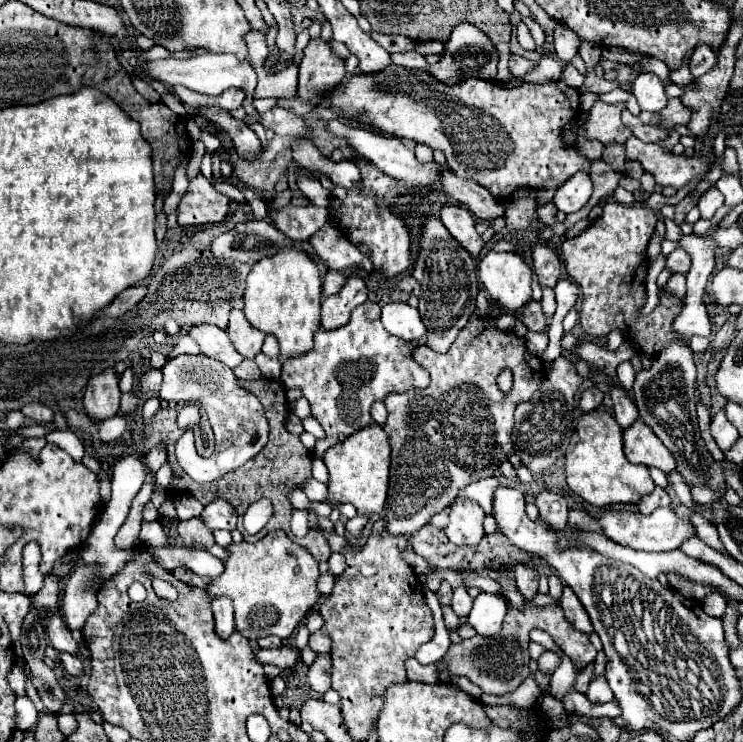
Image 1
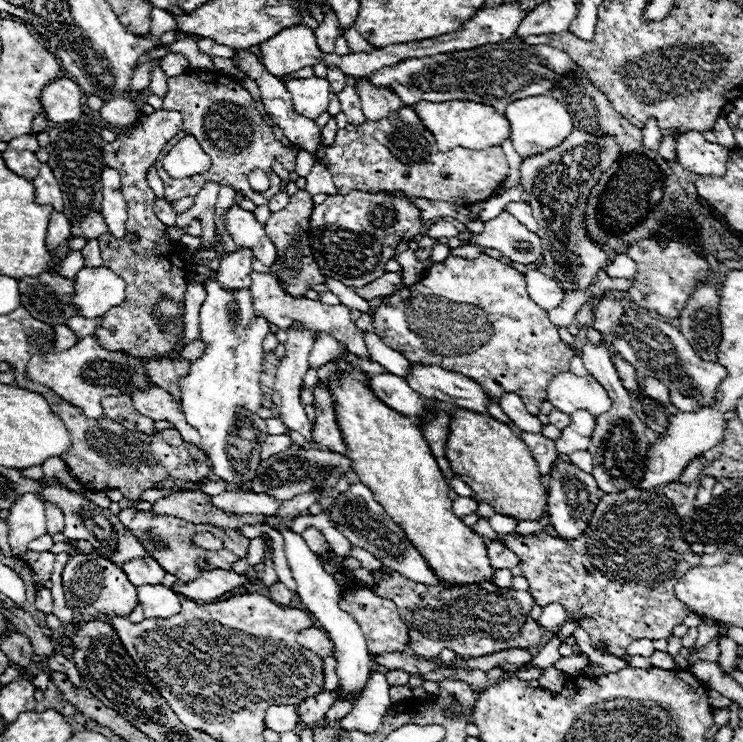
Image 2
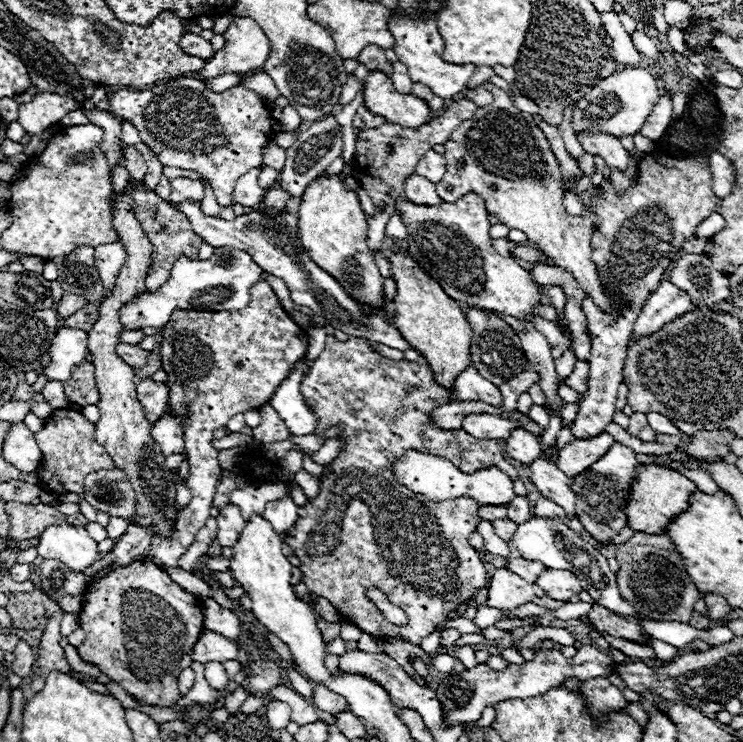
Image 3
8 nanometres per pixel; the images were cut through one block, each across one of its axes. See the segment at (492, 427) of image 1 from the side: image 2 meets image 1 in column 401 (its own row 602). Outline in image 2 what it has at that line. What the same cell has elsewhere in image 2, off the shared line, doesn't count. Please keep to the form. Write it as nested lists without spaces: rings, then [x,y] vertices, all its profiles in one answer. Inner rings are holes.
[[[392,572],[382,582],[376,582],[374,590],[398,606],[402,622],[410,626],[410,648],[418,656],[438,658],[440,652],[448,648],[460,656],[476,658],[510,648],[532,650],[542,646],[544,630],[530,616],[534,606],[530,592],[500,588],[492,582],[444,590],[440,586],[418,586],[418,582],[410,582],[398,572]]]

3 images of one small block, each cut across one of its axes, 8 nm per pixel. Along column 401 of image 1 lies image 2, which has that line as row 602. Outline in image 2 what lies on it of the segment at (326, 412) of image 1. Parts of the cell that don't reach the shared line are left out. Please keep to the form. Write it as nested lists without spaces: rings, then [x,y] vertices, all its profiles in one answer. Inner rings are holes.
[[[354,584],[352,588],[342,590],[340,608],[346,610],[360,624],[362,634],[366,636],[366,644],[368,644],[370,654],[378,656],[378,654],[384,654],[384,652],[404,652],[408,648],[408,628],[400,620],[398,608],[394,606],[394,602],[374,594],[372,588]]]

